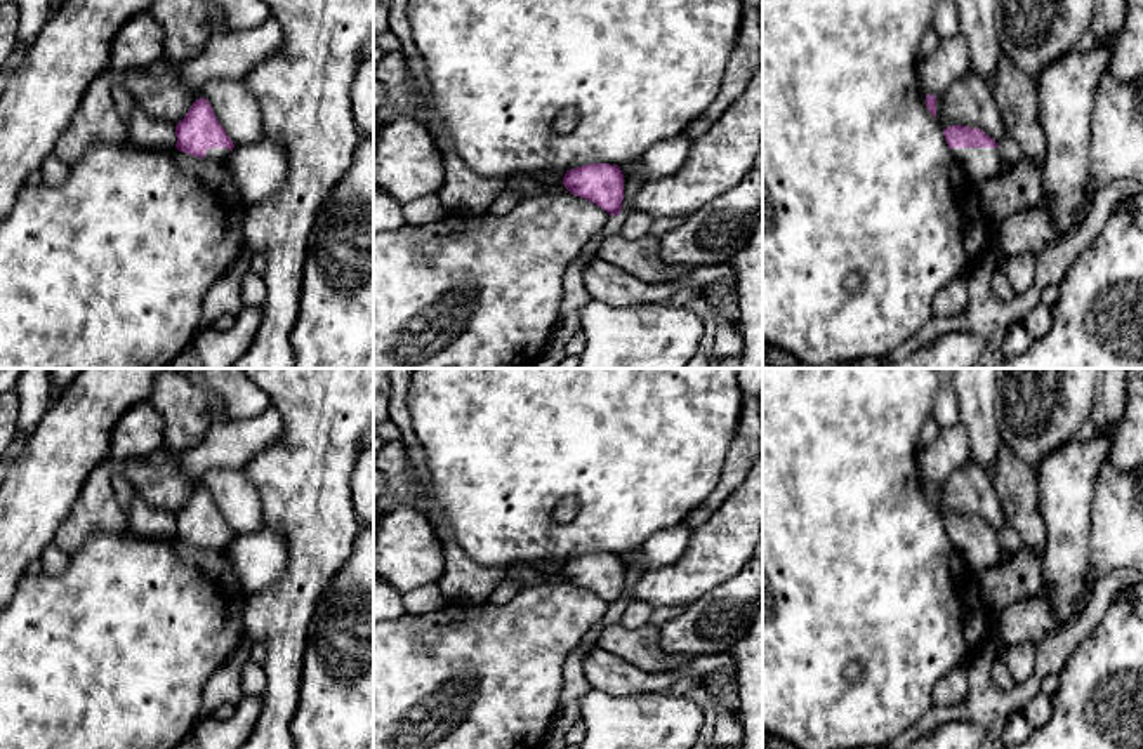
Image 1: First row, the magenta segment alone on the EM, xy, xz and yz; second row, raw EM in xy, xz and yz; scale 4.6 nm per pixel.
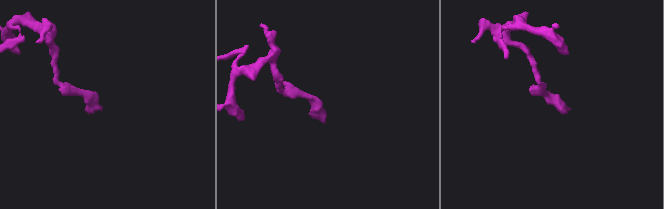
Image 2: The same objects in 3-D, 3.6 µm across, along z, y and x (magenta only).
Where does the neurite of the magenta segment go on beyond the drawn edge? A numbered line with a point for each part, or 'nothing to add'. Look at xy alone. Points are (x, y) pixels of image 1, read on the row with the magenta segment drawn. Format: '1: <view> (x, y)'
1: xy (214, 153)

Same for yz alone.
1: yz (978, 162)

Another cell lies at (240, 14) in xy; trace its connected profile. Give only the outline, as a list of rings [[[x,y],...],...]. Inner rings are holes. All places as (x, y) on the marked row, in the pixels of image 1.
[[[212,0],[226,21],[226,33],[245,31],[271,19],[271,9],[262,0]]]

